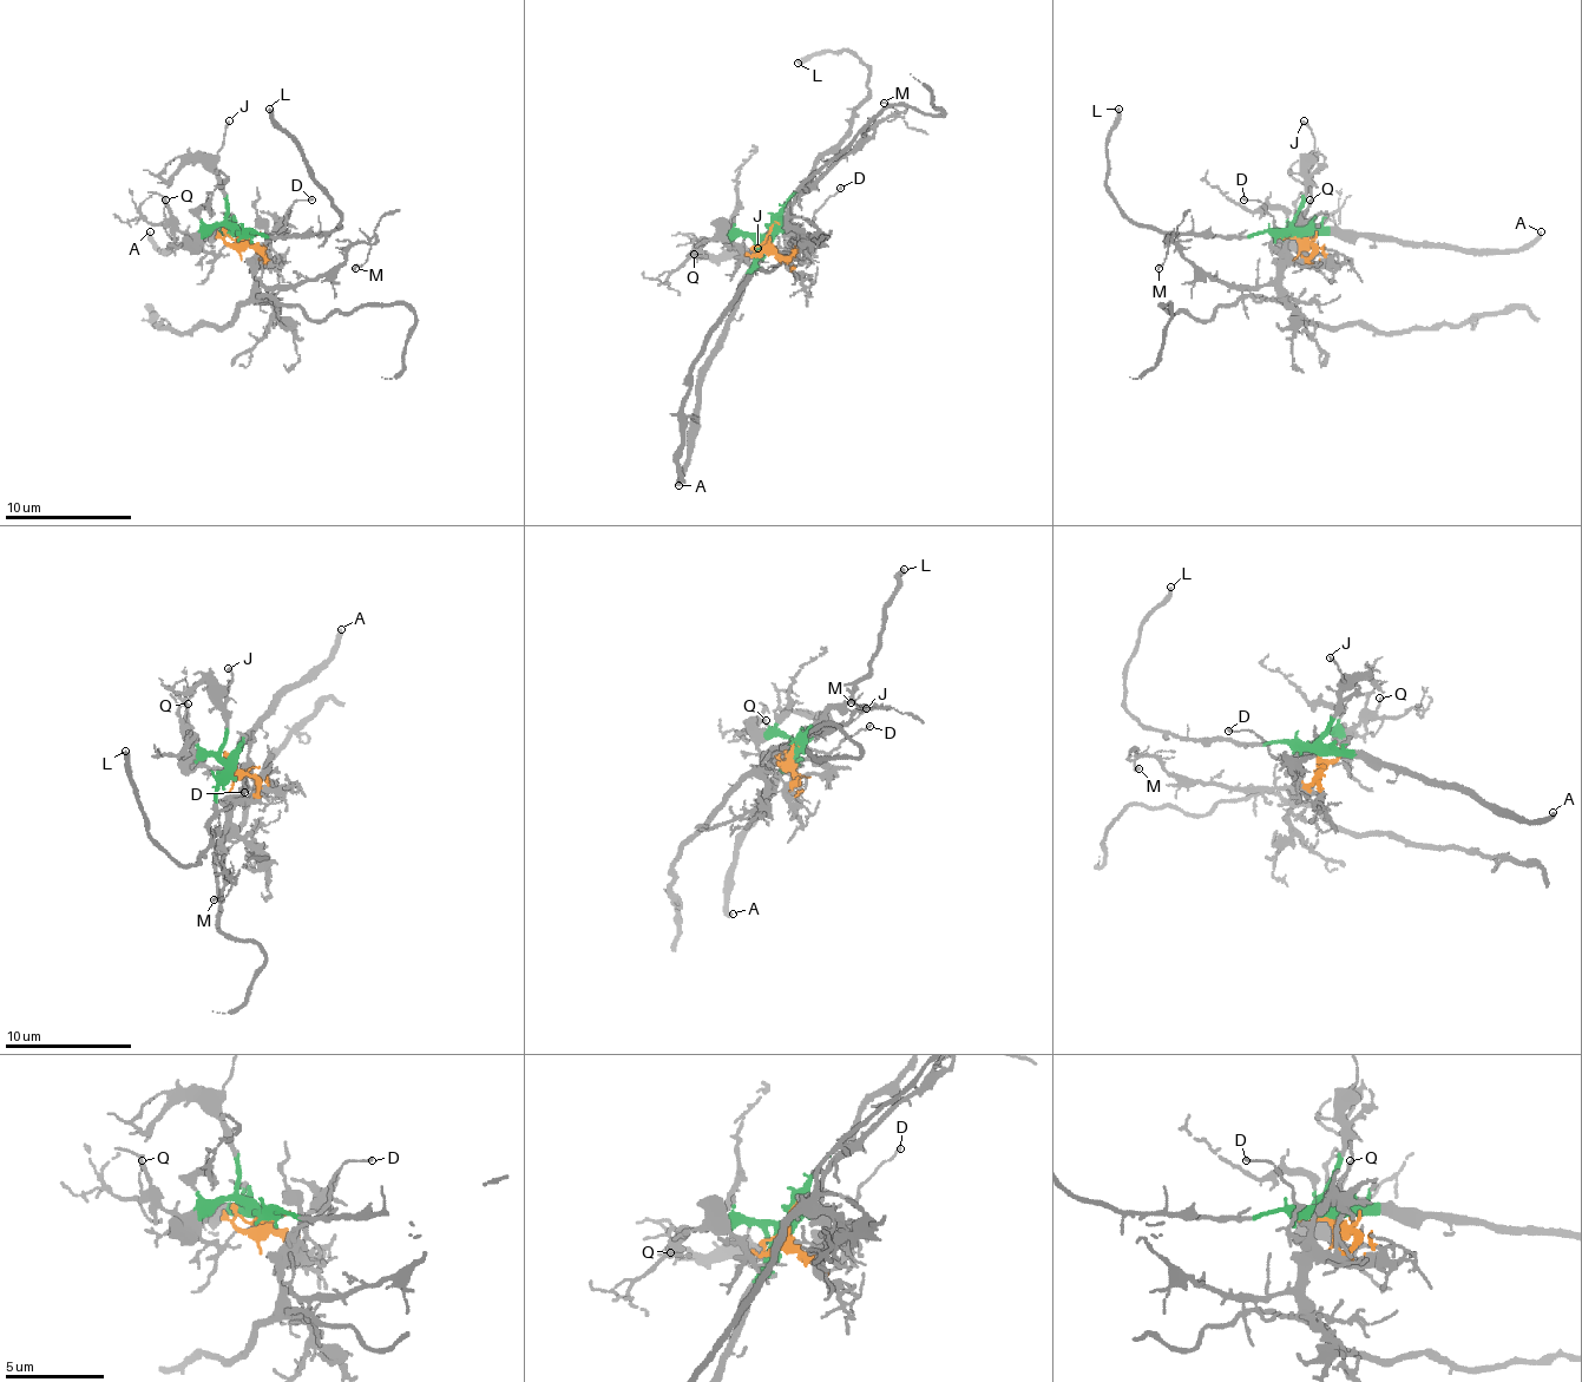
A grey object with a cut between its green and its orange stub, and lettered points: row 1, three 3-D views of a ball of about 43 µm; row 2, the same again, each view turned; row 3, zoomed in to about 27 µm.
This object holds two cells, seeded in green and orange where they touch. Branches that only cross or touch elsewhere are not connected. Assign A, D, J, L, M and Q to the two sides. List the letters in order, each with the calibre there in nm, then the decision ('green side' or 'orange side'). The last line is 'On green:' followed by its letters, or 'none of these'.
A: 280 nm thick; green side
D: 130 nm thick; orange side
J: 130 nm thick; green side
L: 240 nm thick; green side
M: 100 nm thick; orange side
Q: 110 nm thick; green side
On green: A, J, L, Q

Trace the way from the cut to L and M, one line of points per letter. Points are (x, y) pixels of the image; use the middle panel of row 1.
L: (769, 231), (788, 196), (847, 130), (851, 111), (867, 96), (870, 70), (847, 51), (816, 51), (798, 64)
M: (769, 234), (775, 250), (788, 256), (794, 250), (785, 218), (798, 200), (898, 111), (883, 102)

